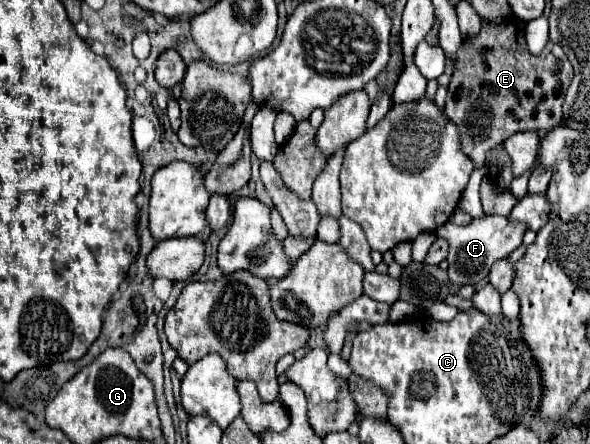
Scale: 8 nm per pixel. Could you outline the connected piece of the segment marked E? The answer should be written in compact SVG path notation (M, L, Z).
M512 18L504 24L488 24L482 22L482 32L478 38L472 38L470 42L464 42L458 50L458 60L454 74L448 84L448 98L446 98L446 116L448 120L458 128L460 148L462 152L474 162L474 168L482 168L486 162L486 154L502 144L506 138L520 130L542 130L560 124L562 122L562 102L564 92L568 90L572 82L572 64L568 62L566 54L558 44L546 44L544 52L540 56L532 56L526 48L524 40L524 20Z

